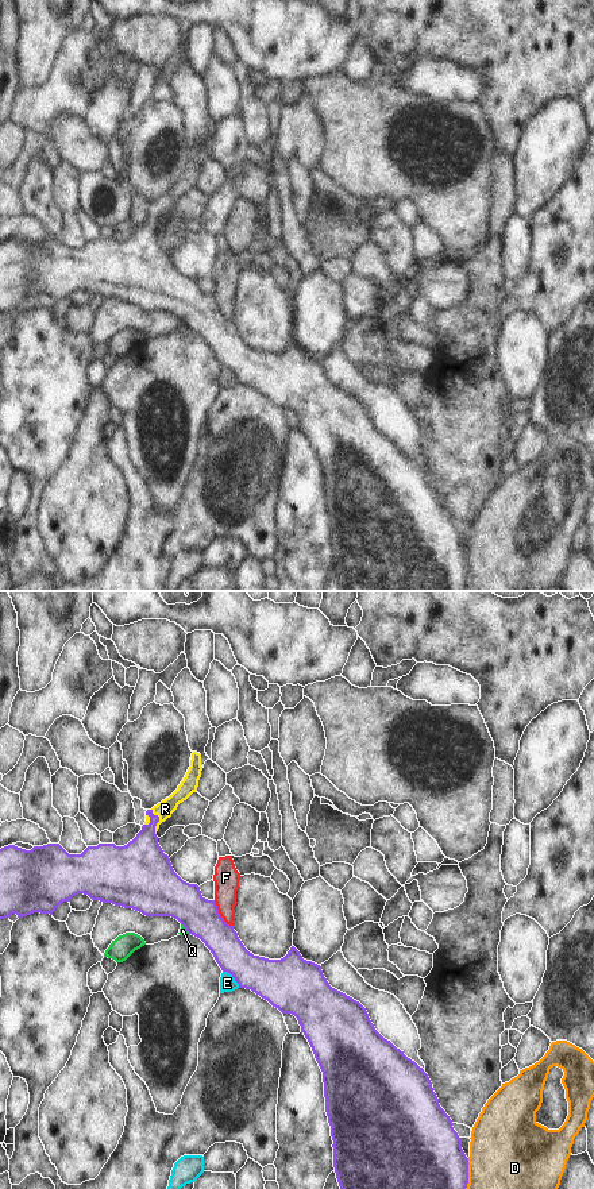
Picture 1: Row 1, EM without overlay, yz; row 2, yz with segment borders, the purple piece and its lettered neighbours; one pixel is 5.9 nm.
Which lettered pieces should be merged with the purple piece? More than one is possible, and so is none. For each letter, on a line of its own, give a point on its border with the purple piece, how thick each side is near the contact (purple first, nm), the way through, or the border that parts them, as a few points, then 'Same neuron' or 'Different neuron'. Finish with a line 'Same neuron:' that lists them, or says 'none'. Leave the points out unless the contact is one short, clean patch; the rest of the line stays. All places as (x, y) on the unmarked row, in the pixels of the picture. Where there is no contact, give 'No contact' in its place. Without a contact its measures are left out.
D: Touches purple at yz (467, 572). Thickness 500 nm (purple) against 500 nm. Different neuron
E: Touches purple at yz (232, 371). Thickness 260 nm (purple) against 100 nm. Boundary: yz (223, 366), (239, 382). Different neuron
F: Touches purple at yz (219, 311). Thickness 220 nm (purple) against 150 nm. Boundary: yz (213, 296), (219, 311), (232, 321). Different neuron
Q: Touches purple at yz (185, 323). Thickness 280 nm (purple) against 50 nm. Different neuron
R: Touches purple at yz (158, 216). Thickness 260 nm (purple) against 100 nm. Path across: yz (142, 254), (149, 226), (158, 216), (165, 204). Same neuron
Same neuron: R.

